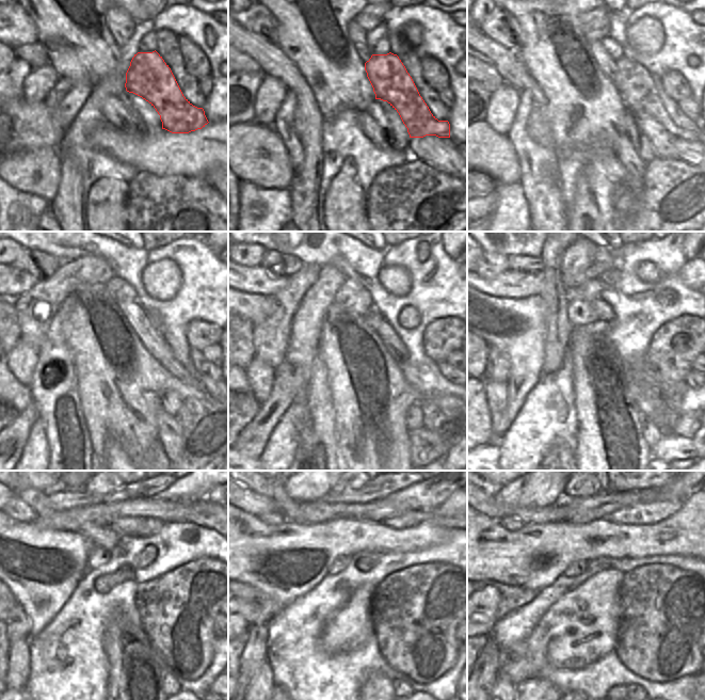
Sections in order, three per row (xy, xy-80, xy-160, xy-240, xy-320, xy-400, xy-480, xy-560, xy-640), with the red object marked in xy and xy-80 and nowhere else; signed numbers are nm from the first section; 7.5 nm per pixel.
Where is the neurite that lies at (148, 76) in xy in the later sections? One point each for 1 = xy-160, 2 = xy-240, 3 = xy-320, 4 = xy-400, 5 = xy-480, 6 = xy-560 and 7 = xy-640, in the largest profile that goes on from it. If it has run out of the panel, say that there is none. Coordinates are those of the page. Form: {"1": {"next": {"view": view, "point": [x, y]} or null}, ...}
{"1": {"next": {"view": "xy-160", "point": [636, 86]}}, "2": {"next": {"view": "xy-240", "point": [206, 381]}}, "3": {"next": null}, "4": {"next": null}, "5": {"next": null}, "6": {"next": null}, "7": {"next": null}}

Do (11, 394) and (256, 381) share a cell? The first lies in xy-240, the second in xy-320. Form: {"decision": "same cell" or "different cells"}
{"decision": "different cells"}

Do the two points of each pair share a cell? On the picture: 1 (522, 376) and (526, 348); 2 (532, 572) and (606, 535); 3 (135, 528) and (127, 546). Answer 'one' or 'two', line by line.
1: one
2: one
3: two

